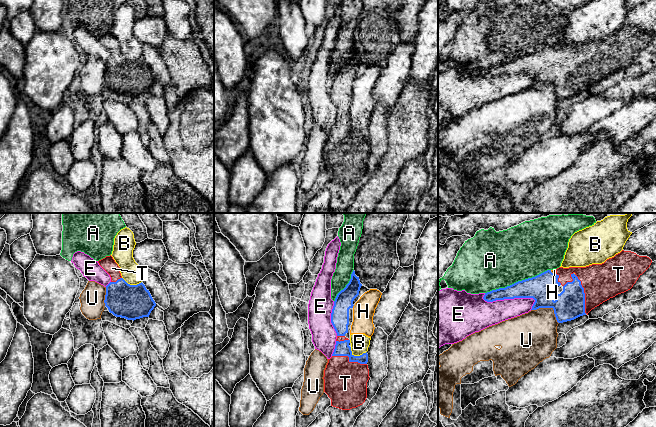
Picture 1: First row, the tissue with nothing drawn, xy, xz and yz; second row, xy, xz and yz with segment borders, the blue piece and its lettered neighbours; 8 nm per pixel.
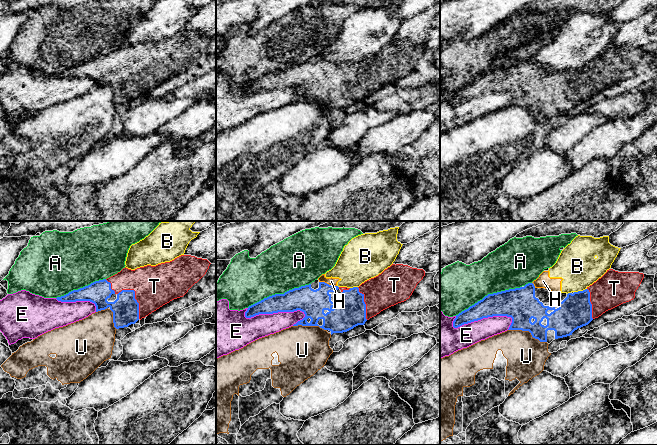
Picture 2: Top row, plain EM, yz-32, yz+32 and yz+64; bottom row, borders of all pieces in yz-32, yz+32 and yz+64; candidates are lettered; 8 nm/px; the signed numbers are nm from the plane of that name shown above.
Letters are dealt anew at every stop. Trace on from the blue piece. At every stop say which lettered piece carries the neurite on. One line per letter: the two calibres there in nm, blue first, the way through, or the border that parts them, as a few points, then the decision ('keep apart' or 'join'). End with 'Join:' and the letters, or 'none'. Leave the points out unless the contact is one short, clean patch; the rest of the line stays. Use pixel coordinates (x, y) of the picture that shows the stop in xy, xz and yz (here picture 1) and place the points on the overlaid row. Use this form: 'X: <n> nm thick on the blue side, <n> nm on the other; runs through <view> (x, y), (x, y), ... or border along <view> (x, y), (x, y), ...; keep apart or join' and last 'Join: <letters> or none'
A: 200 nm thick on the blue side, 460 nm on the other; keep apart
B: 120 nm thick on the blue side, 140 nm on the other; border along xz (350, 347), (354, 355), (360, 355), (366, 351); keep apart
E: 190 nm thick on the blue side, 220 nm on the other; keep apart
H: 150 nm thick on the blue side, 180 nm on the other; keep apart
T: 240 nm thick on the blue side, 300 nm on the other; join
U: 240 nm thick on the blue side, 360 nm on the other; keep apart
Join: T

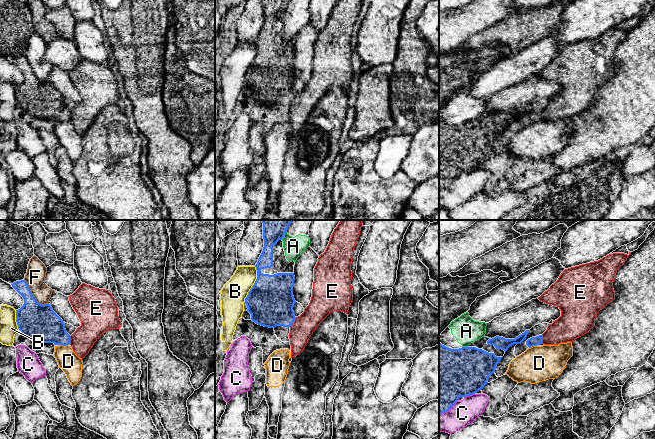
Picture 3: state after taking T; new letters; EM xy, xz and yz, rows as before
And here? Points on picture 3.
A: 400 nm thick on the blue side, 200 nm on the other; keep apart
B: 380 nm thick on the blue side, 200 nm on the other; keep apart
C: 420 nm thick on the blue side, 200 nm on the other; keep apart
D: 280 nm thick on the blue side, 170 nm on the other; keep apart
E: 380 nm thick on the blue side, 180 nm on the other; border along xz (296, 317), (290, 327); keep apart
F: 300 nm thick on the blue side, 160 nm on the other; keep apart
Join: none

